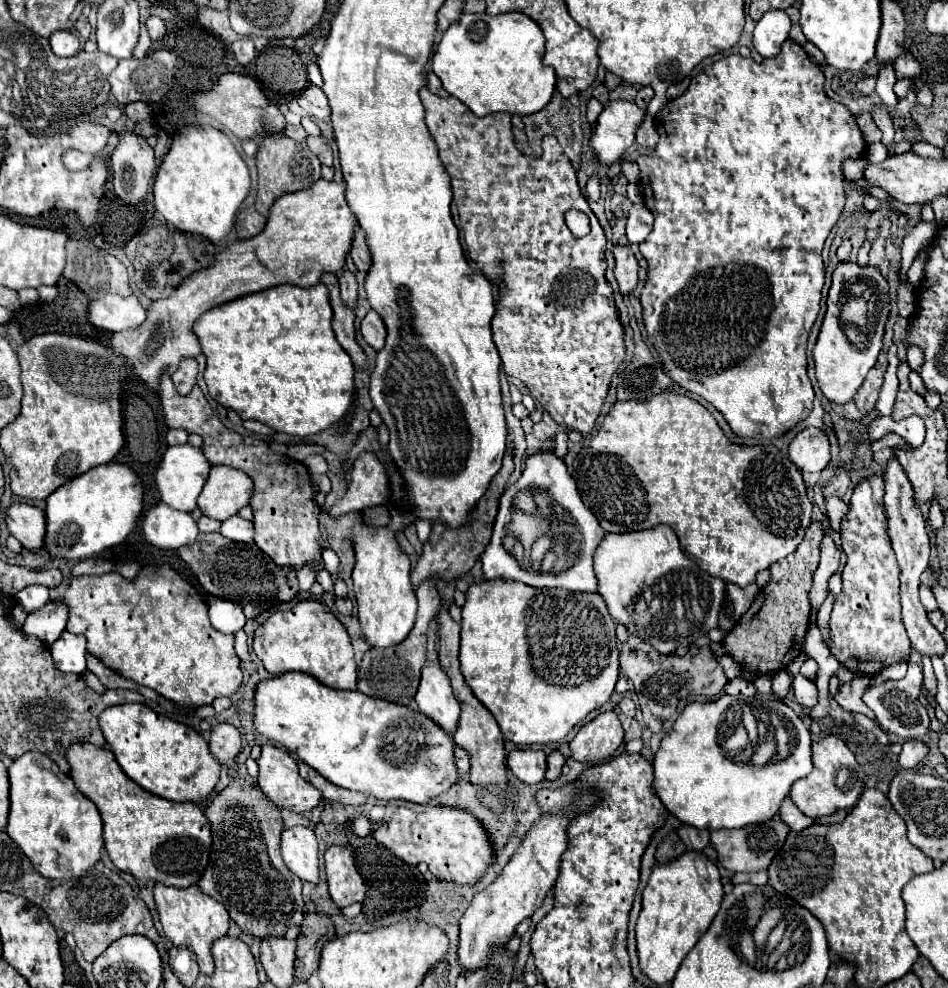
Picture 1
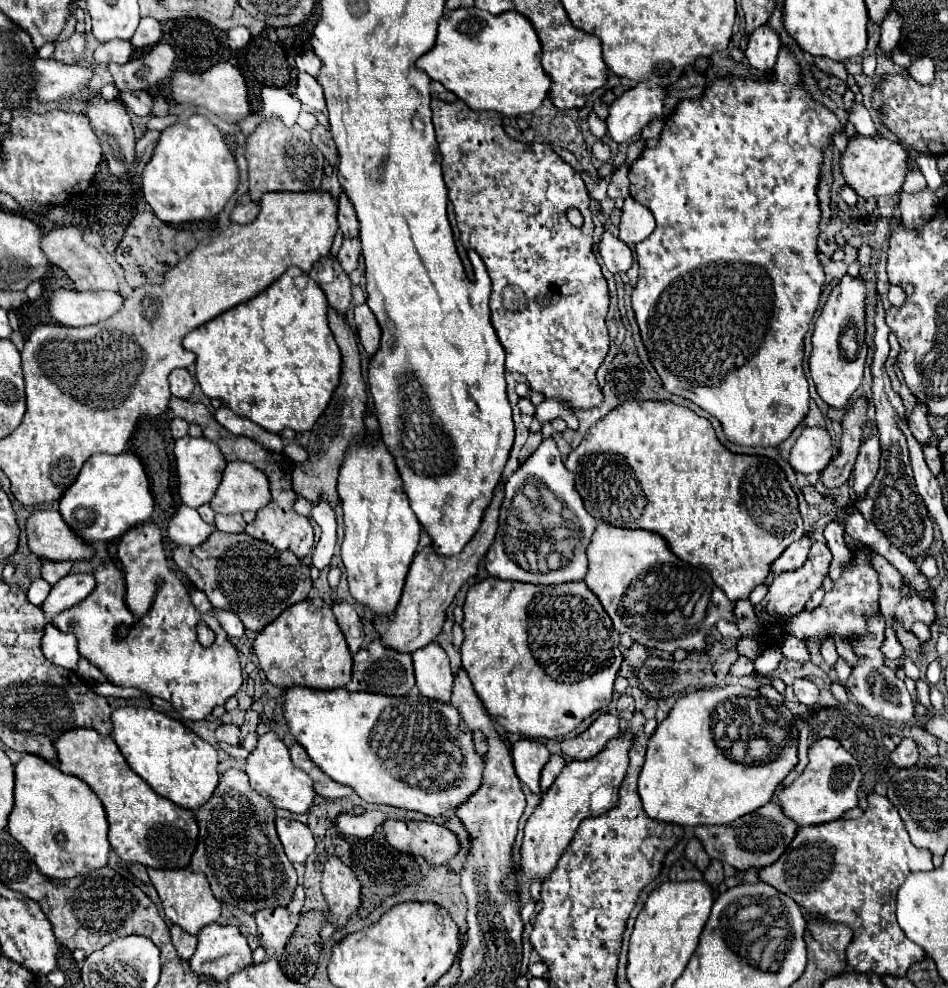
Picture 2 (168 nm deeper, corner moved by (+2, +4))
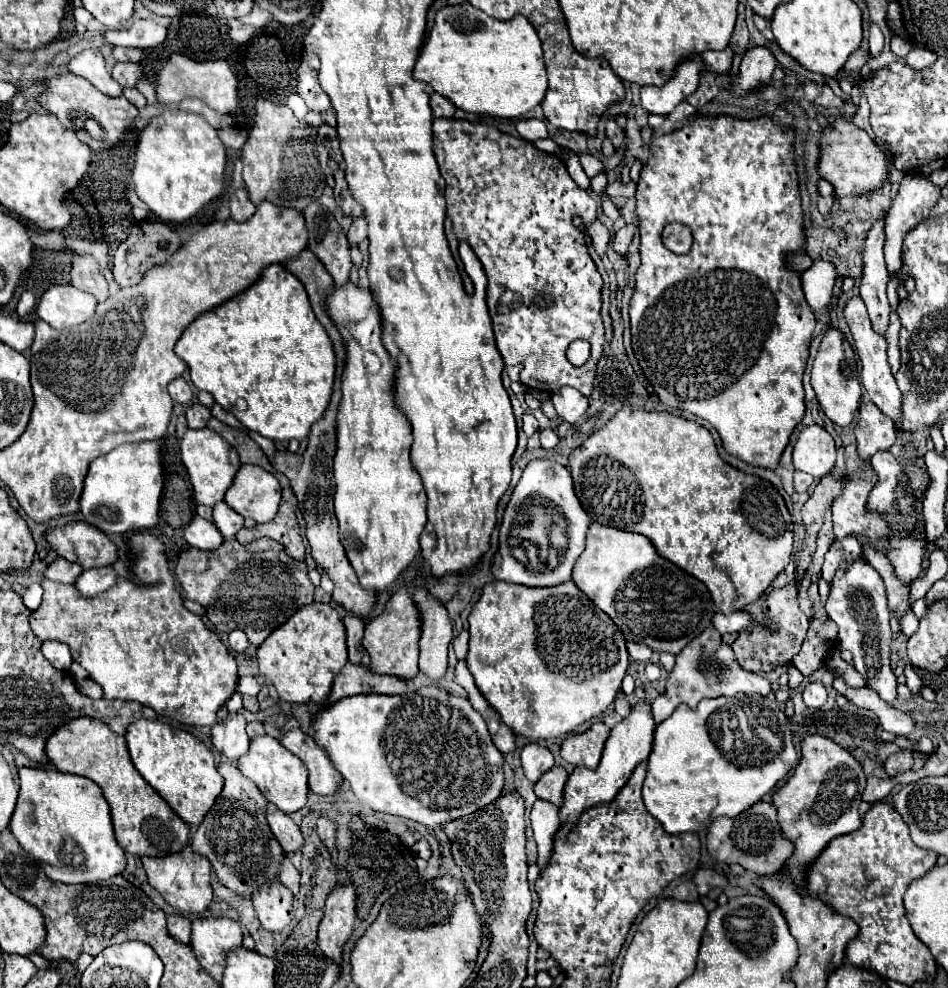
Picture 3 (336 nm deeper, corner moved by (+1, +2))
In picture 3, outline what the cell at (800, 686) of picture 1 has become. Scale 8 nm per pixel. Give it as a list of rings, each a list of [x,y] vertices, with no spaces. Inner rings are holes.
[[[807,682],[803,690],[803,702],[809,708],[821,708],[827,702],[827,690],[821,682]]]

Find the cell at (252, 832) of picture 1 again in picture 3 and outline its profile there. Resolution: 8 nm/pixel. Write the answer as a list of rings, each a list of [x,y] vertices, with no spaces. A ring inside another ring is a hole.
[[[221,762],[217,770],[225,778],[225,788],[215,800],[215,806],[209,810],[207,818],[195,830],[191,848],[211,862],[219,880],[229,890],[237,894],[253,894],[265,880],[277,880],[283,850],[267,826],[267,800],[255,782],[245,778],[231,762]]]

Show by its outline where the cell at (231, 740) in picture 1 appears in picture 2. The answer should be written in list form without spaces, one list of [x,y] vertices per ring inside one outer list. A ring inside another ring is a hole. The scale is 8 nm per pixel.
[[[220,724],[216,730],[216,740],[238,746],[242,742],[240,740],[240,728],[236,724]]]

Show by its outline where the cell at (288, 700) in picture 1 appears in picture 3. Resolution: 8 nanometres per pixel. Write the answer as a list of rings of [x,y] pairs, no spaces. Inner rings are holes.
[[[431,684],[409,688],[405,694],[397,696],[349,696],[321,708],[313,718],[311,728],[315,742],[327,750],[333,766],[349,782],[357,800],[375,812],[395,814],[425,826],[443,826],[489,806],[503,794],[505,758],[495,748],[485,720],[467,698],[453,696],[443,686]]]

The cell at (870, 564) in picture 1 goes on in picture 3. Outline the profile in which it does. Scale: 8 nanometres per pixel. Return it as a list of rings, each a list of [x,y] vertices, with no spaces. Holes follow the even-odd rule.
[[[861,402],[855,424],[855,436],[857,450],[863,462],[869,462],[869,458],[877,450],[887,450],[895,442],[893,420],[887,418],[873,402]]]

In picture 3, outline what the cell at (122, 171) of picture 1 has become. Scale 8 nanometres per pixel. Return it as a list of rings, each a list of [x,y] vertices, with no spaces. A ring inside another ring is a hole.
[[[57,74],[49,78],[43,94],[37,96],[37,102],[47,112],[55,114],[63,126],[73,130],[77,138],[93,150],[113,148],[119,142],[119,138],[127,132],[133,118],[139,114],[139,110],[127,98],[109,98],[107,94],[99,92],[91,82],[73,74]]]

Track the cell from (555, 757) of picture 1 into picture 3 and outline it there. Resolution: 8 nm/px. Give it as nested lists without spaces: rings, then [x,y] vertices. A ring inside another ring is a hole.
[[[553,766],[547,774],[543,774],[535,784],[535,796],[539,800],[547,800],[555,806],[563,804],[563,790],[567,782],[567,772],[561,766]]]

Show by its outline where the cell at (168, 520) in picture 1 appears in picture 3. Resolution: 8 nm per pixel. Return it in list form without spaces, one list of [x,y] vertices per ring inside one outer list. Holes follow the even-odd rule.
[[[195,516],[191,520],[191,524],[185,530],[185,540],[201,550],[215,550],[217,546],[223,544],[223,534],[217,530],[217,526],[209,520],[203,520],[199,516]]]

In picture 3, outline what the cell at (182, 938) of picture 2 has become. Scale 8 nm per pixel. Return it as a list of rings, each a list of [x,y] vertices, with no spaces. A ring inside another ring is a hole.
[[[167,914],[167,928],[169,928],[169,934],[171,934],[173,938],[177,938],[179,942],[187,942],[187,944],[189,944],[191,920],[189,920],[187,916]]]

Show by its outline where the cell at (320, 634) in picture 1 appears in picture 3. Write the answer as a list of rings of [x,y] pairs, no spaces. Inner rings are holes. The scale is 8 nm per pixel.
[[[313,602],[295,612],[263,646],[257,650],[259,672],[277,688],[279,698],[285,702],[325,702],[333,678],[347,664],[347,646],[345,646],[345,626],[341,616],[329,604]]]

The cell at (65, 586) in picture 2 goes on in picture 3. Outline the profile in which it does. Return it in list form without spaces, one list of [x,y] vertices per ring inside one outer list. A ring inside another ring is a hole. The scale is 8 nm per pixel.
[[[105,566],[105,568],[85,570],[77,578],[75,586],[83,596],[95,596],[95,594],[101,594],[101,592],[109,590],[115,582],[117,582],[117,572],[111,566]]]

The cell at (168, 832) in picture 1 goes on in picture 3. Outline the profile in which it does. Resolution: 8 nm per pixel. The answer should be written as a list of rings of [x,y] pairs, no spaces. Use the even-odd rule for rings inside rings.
[[[75,718],[51,734],[45,744],[45,752],[57,770],[81,774],[101,786],[105,800],[111,806],[117,842],[125,848],[125,852],[137,856],[163,856],[179,852],[189,842],[187,824],[183,824],[167,802],[141,778],[129,758],[125,738],[109,730],[105,722],[95,718]]]

